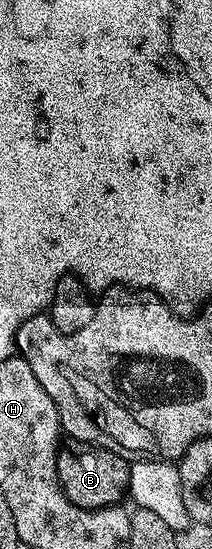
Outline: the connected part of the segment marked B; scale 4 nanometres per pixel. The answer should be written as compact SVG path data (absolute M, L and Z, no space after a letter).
M68 438L57 453L57 477L65 497L69 497L74 507L86 511L122 504L131 486L131 468L124 456L72 438Z

